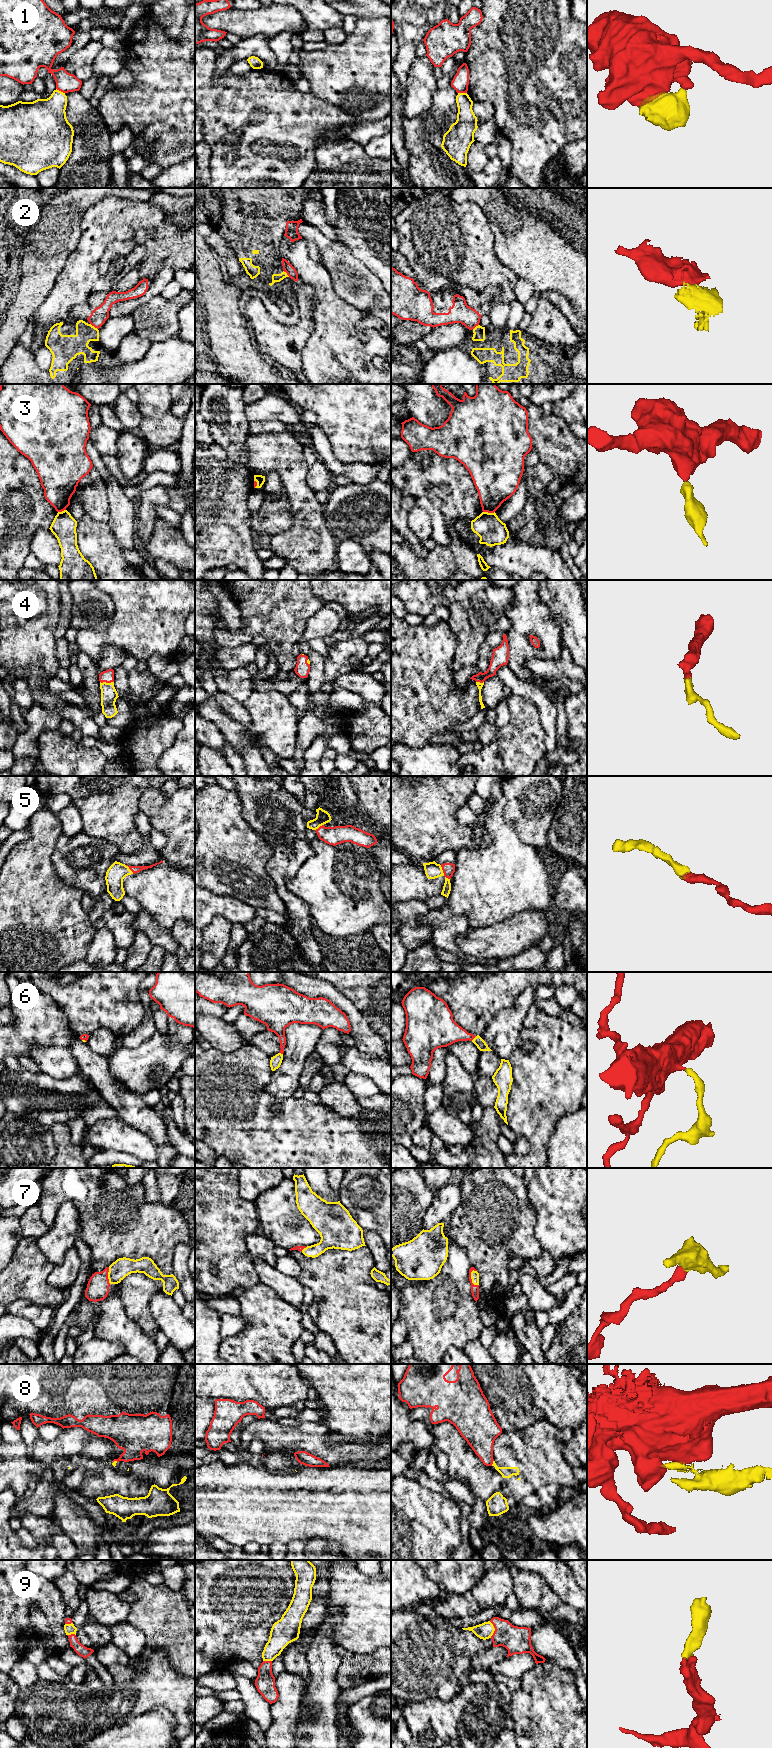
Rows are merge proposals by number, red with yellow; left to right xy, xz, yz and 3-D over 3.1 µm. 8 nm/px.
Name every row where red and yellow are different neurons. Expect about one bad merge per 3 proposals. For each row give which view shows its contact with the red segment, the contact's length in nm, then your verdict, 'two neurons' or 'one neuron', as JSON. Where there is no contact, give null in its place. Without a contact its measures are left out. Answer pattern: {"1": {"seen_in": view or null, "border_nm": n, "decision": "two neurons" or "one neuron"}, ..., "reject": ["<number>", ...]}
{"1": {"seen_in": "xy", "border_nm": 80, "decision": "two neurons"}, "2": {"seen_in": "xy", "border_nm": 80, "decision": "two neurons"}, "3": {"seen_in": "yz", "border_nm": 100, "decision": "two neurons"}, "4": {"seen_in": "xy", "border_nm": 110, "decision": "one neuron"}, "5": {"seen_in": "yz", "border_nm": 140, "decision": "one neuron"}, "6": {"seen_in": "yz", "border_nm": 60, "decision": "one neuron"}, "7": {"seen_in": "yz", "border_nm": 140, "decision": "one neuron"}, "8": {"seen_in": "yz", "border_nm": 50, "decision": "two neurons"}, "9": {"seen_in": "yz", "border_nm": 140, "decision": "one neuron"}, "reject": ["1", "2", "3", "8"]}

